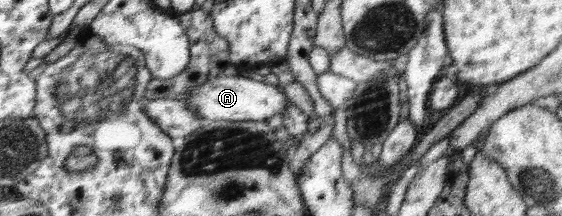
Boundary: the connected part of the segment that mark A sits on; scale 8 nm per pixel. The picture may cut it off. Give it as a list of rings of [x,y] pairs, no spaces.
[[[242,74],[235,77],[219,75],[193,88],[191,94],[193,97],[189,97],[186,103],[194,109],[196,115],[200,115],[202,119],[223,119],[224,121],[268,121],[275,115],[282,115],[291,103],[282,87],[255,81]]]

